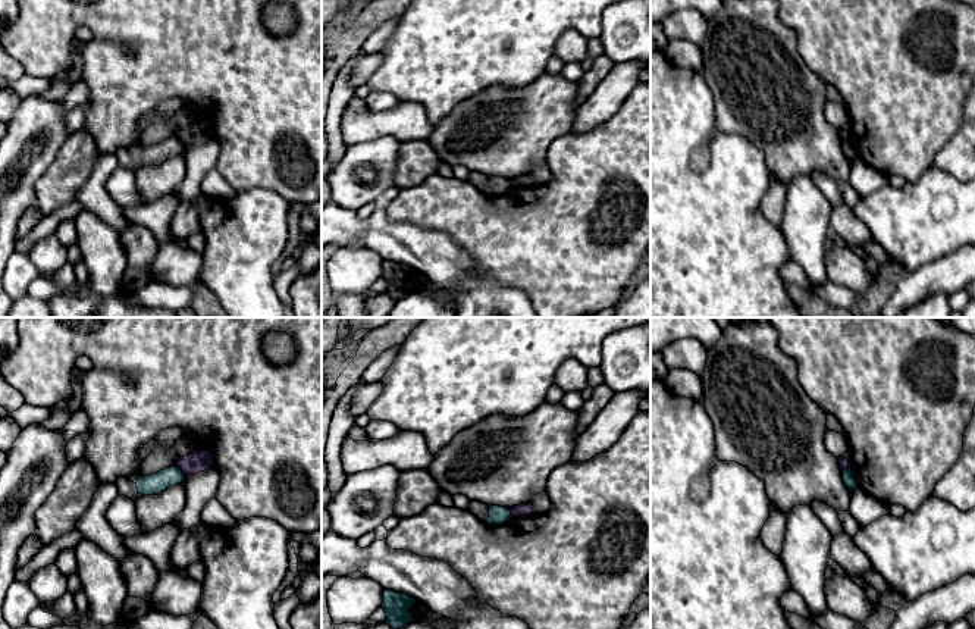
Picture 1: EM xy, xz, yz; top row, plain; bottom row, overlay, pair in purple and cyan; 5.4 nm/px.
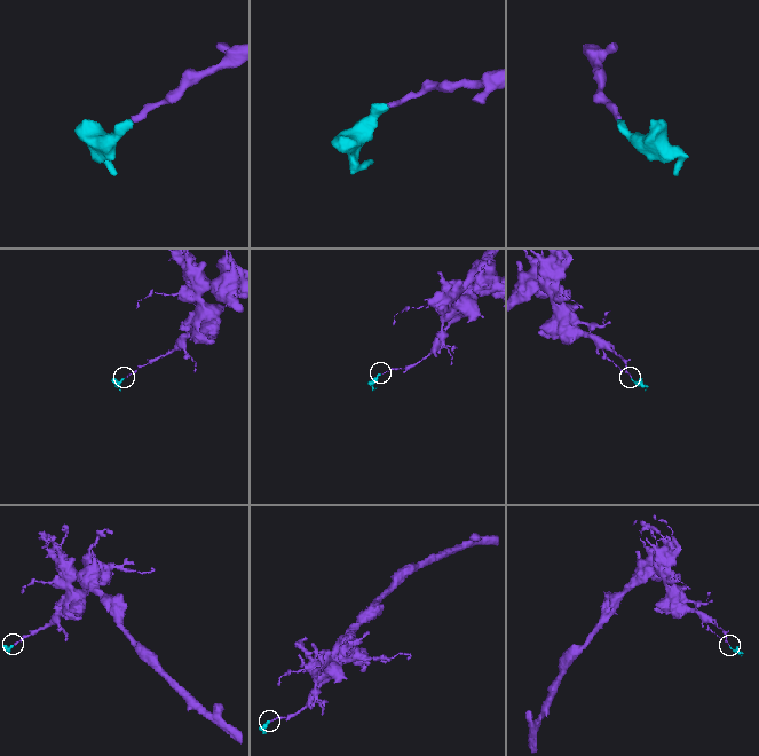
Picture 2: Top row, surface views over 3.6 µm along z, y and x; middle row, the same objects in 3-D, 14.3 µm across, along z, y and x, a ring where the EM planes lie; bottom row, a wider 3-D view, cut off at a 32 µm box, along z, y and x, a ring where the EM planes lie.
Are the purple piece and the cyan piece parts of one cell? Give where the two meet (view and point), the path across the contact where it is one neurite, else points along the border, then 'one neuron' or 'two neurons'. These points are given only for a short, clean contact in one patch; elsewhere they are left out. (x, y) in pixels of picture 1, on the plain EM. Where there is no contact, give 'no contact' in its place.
meets purple in xy at (181, 140); border along xy (175, 137), (184, 147); two neurons

